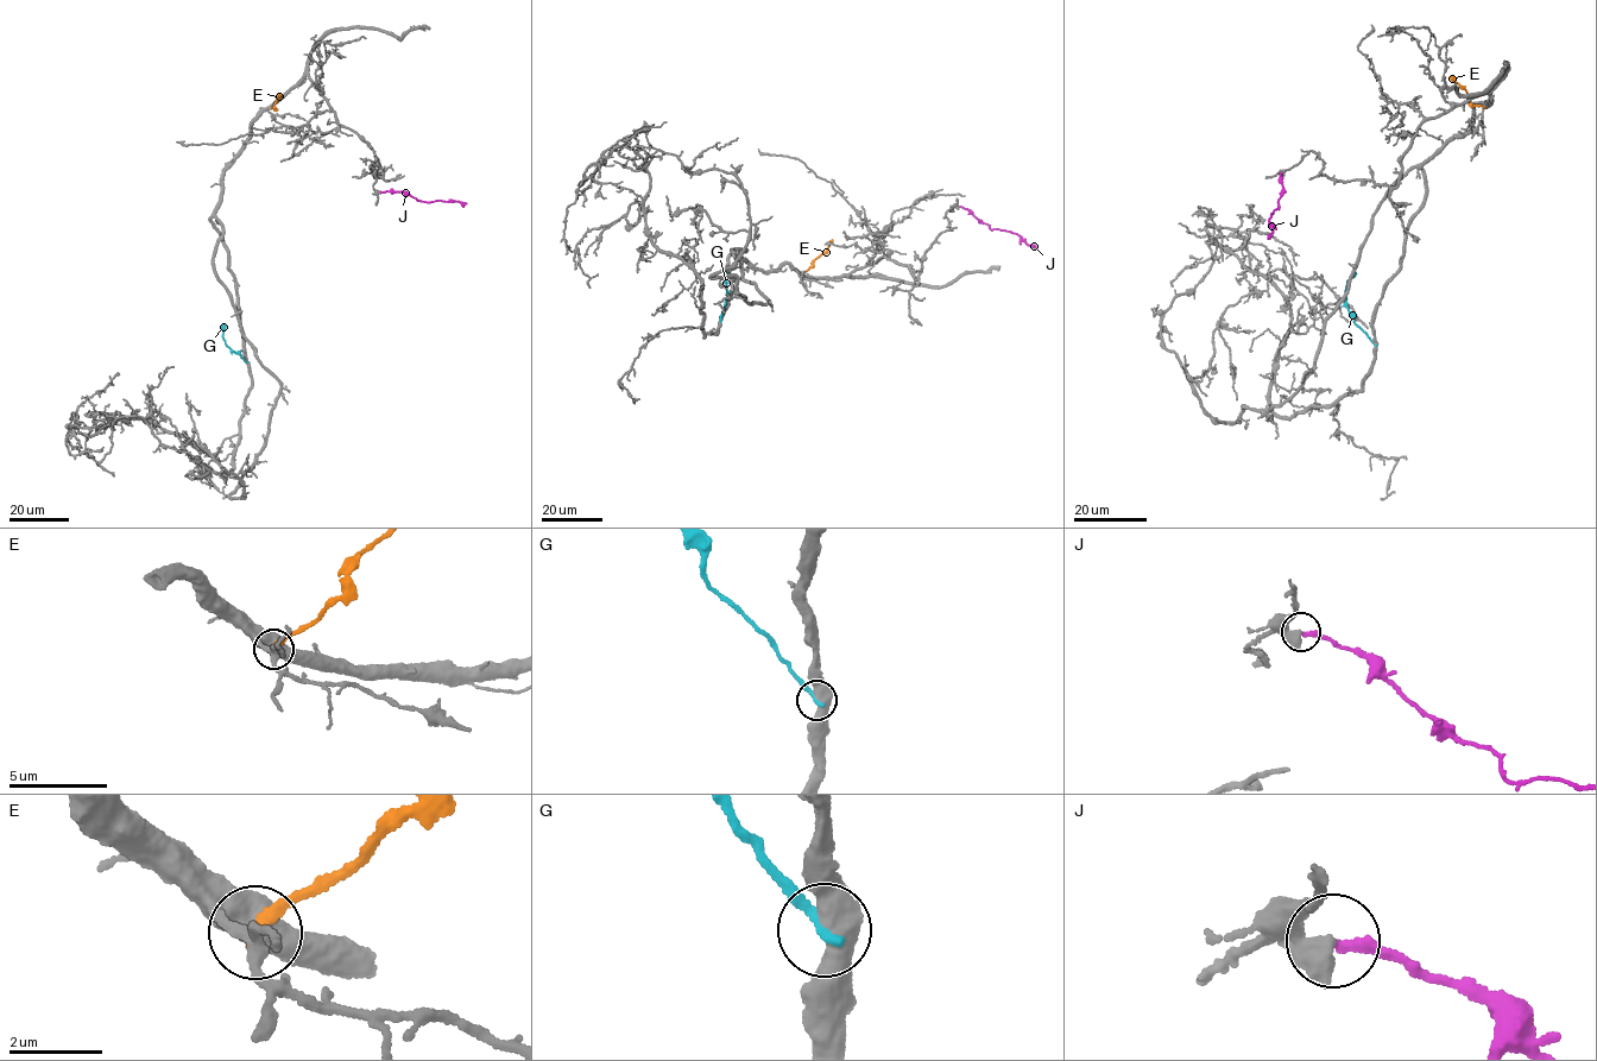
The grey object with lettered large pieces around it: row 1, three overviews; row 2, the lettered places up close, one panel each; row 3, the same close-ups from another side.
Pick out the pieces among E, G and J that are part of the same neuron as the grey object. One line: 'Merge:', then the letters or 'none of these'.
Merge: none of these

